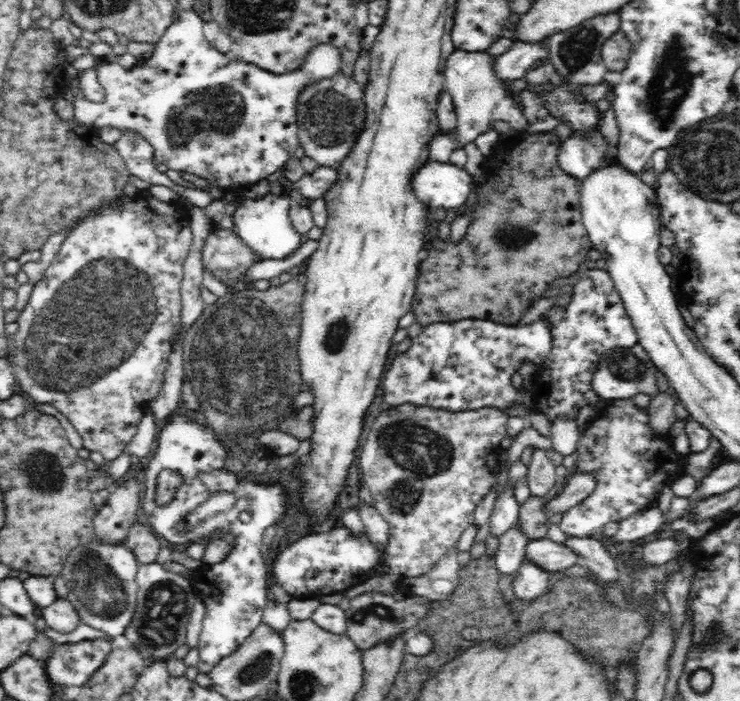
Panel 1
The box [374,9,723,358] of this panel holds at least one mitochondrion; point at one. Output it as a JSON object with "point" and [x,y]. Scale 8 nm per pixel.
{"point":[670,85]}

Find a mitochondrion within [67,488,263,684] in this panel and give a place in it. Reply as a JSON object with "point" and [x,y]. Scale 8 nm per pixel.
{"point":[164,609]}

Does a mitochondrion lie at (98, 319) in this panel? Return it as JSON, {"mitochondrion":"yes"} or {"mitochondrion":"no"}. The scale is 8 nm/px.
{"mitochondrion":"yes"}

